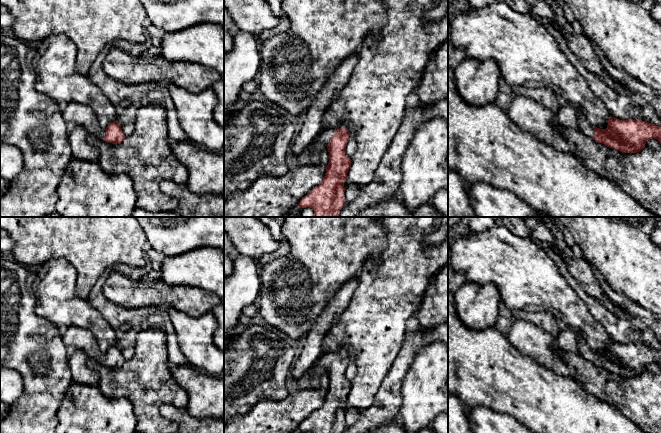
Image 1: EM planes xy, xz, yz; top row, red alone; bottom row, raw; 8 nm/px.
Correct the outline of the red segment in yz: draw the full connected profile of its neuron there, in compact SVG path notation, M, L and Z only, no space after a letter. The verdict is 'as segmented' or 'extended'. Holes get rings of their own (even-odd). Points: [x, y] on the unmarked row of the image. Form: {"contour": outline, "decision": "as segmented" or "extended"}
{"contour": "M576 331L576 333L578 353L584 359L591 361L596 366L602 367L611 373L615 373L622 377L637 377L643 374L646 366L652 362L657 363L661 367L661 349L657 350L642 344L619 344L609 341L607 352L600 353L590 349L586 341L586 336L582 331Z", "decision": "extended"}

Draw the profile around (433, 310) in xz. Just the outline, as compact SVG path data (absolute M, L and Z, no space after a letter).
M448 263L432 276L417 319L418 328L423 330L448 321Z

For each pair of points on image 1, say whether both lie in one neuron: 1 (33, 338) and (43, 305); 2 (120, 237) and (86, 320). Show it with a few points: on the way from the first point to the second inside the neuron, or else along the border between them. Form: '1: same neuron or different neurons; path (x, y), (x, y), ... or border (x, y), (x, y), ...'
1: different neurons; border (35, 293), (35, 311), (40, 316), (60, 327)
2: different neurons; border (76, 278), (76, 293), (80, 297), (87, 299)

